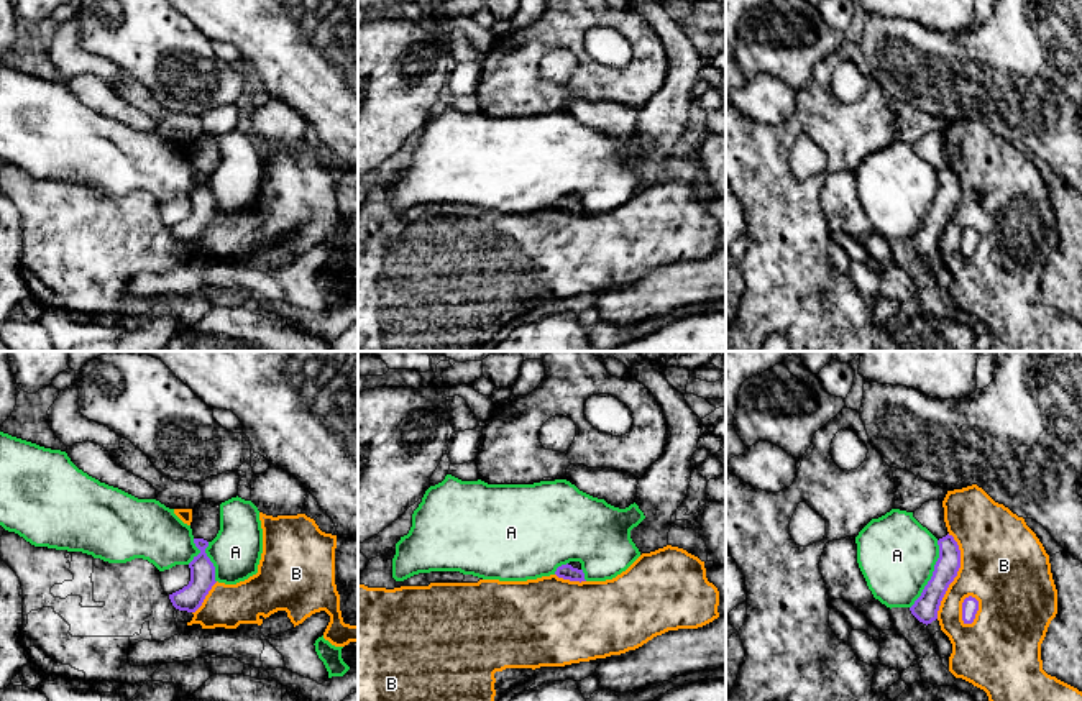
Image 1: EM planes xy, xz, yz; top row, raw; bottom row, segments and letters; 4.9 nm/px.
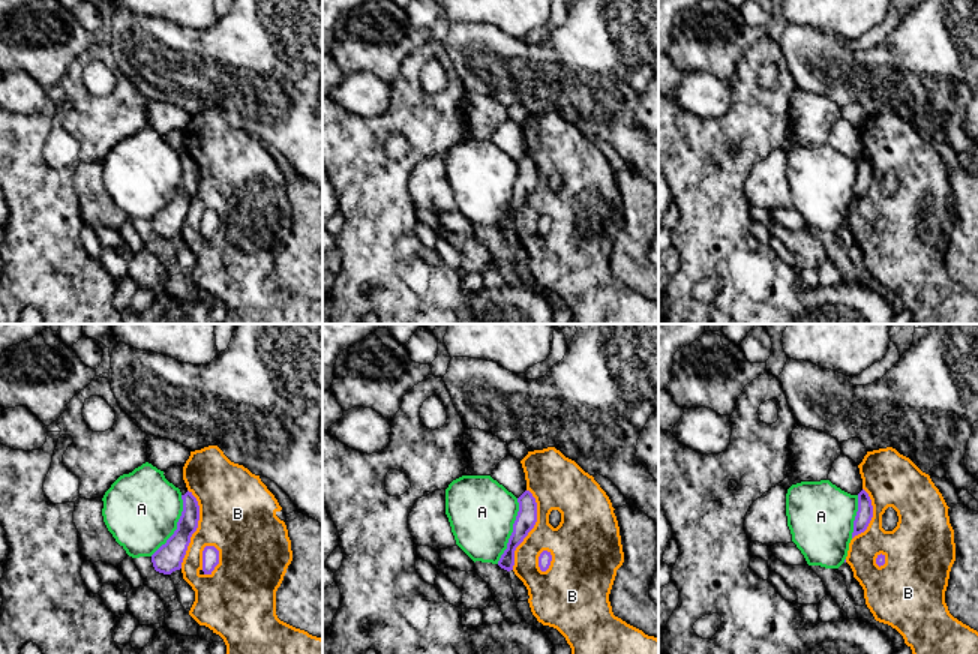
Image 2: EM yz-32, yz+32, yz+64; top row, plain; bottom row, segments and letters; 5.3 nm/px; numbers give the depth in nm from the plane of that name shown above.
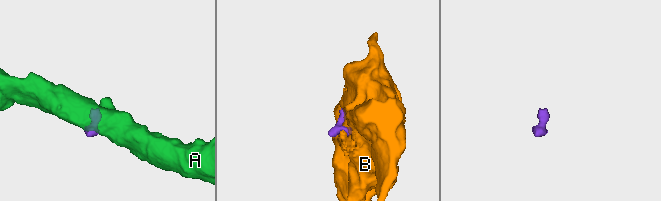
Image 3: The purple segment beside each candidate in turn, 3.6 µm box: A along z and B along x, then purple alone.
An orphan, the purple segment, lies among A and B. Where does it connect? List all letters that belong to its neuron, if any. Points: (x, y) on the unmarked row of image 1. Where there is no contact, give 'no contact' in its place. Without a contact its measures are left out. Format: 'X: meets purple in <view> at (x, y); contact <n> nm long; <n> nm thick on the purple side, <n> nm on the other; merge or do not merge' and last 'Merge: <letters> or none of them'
A: meets purple in yz at (933, 207); contact 360 nm long; 120 nm thick on the purple side, 380 nm on the other; do not merge
B: meets purple in yz at (956, 207); contact 420 nm long; 120 nm thick on the purple side, 420 nm on the other; do not merge
Merge: none of them

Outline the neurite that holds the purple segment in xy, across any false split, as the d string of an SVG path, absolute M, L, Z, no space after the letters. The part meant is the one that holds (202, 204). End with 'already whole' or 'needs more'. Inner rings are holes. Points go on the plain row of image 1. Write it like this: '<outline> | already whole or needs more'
M202 133L192 141L190 154L194 176L200 182L189 195L190 213L182 222L169 227L172 238L179 243L195 245L215 213L215 199L205 186L209 176L220 163L220 138L210 133Z | needs more

